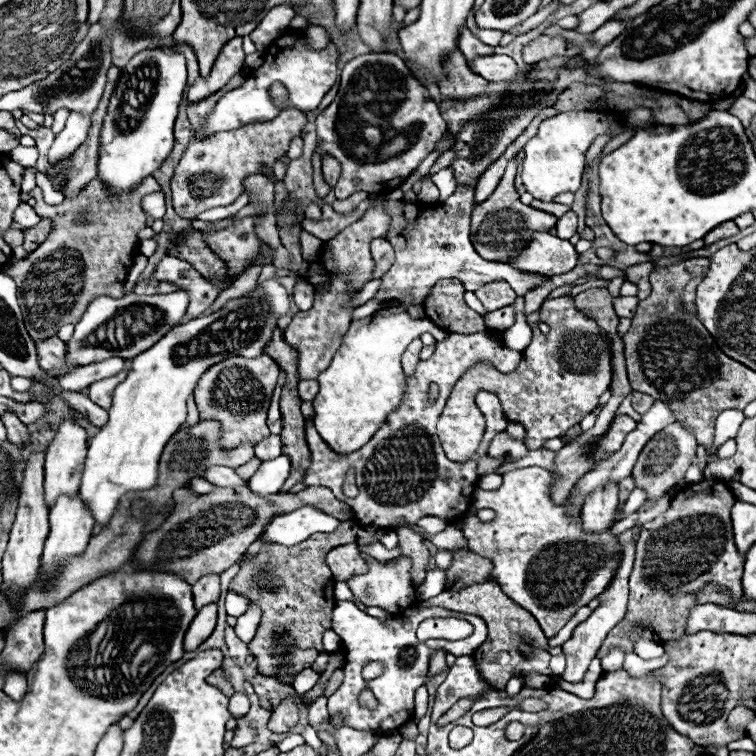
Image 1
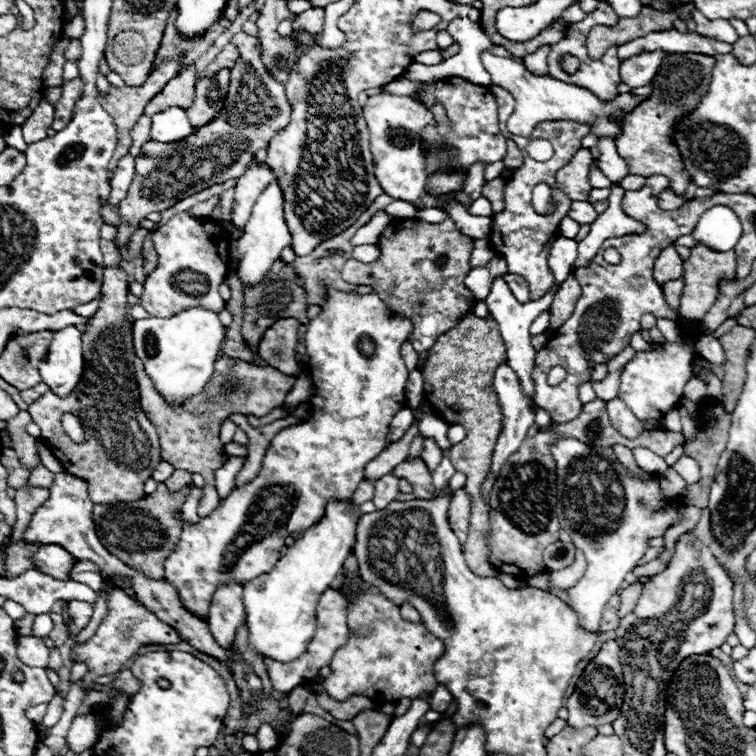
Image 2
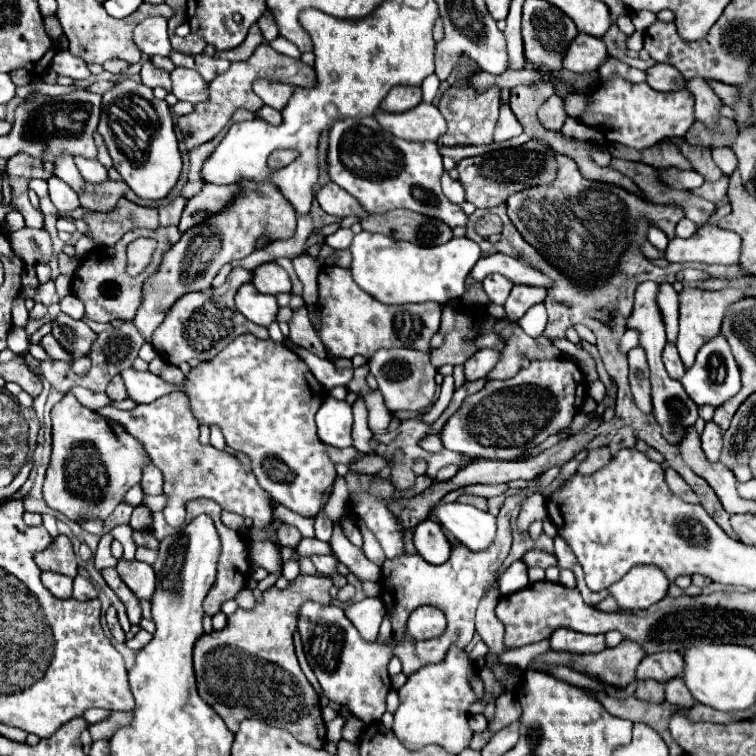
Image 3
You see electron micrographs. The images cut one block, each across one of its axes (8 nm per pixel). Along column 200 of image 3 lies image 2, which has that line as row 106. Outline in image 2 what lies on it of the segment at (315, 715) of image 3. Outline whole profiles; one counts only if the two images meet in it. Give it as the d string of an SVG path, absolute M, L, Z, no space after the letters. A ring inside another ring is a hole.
M670 54L668 58L662 60L654 82L650 96L640 102L622 122L622 134L616 138L616 150L618 154L626 160L630 174L636 176L652 176L652 174L662 174L670 180L670 190L676 194L684 194L688 184L690 184L690 174L684 168L682 156L678 146L672 142L672 132L674 126L692 110L698 108L702 96L708 92L710 78L712 78L712 68L716 60L712 56L704 54Z

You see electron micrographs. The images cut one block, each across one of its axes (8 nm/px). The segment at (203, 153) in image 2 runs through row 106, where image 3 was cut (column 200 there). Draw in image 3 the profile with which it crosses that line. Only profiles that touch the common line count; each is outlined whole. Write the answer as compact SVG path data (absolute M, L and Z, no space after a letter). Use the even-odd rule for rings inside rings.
M240 178L236 186L240 190L234 200L206 222L186 230L180 242L176 242L164 254L156 274L144 282L142 304L136 312L134 324L146 338L150 338L152 332L162 324L166 312L180 296L194 290L208 290L220 268L252 254L260 238L266 236L270 242L276 242L294 236L296 212L292 204L280 194L278 186L274 186L274 182L252 182L248 178Z

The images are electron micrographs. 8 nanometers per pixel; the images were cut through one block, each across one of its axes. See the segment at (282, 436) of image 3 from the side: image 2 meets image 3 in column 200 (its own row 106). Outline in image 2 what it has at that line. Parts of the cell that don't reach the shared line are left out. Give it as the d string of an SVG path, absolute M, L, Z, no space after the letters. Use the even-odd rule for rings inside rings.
M376 94L368 98L362 114L370 132L370 150L376 162L376 180L382 190L394 200L404 200L410 204L416 204L418 198L428 196L430 192L426 188L426 180L430 178L430 174L426 172L426 156L420 132L424 126L434 124L430 110L426 110L410 96Z

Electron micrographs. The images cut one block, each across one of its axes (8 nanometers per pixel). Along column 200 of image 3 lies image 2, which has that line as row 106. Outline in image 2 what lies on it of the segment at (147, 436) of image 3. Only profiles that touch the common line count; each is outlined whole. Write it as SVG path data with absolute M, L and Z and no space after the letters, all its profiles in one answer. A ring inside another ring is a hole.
M454 76L438 84L436 98L446 108L448 122L444 126L430 126L422 130L422 140L428 150L426 154L428 170L432 172L446 170L446 168L468 170L468 166L474 160L486 160L488 164L492 164L506 156L506 138L500 134L498 128L496 98L486 86L478 86L464 78ZM436 138L440 144L436 142Z

